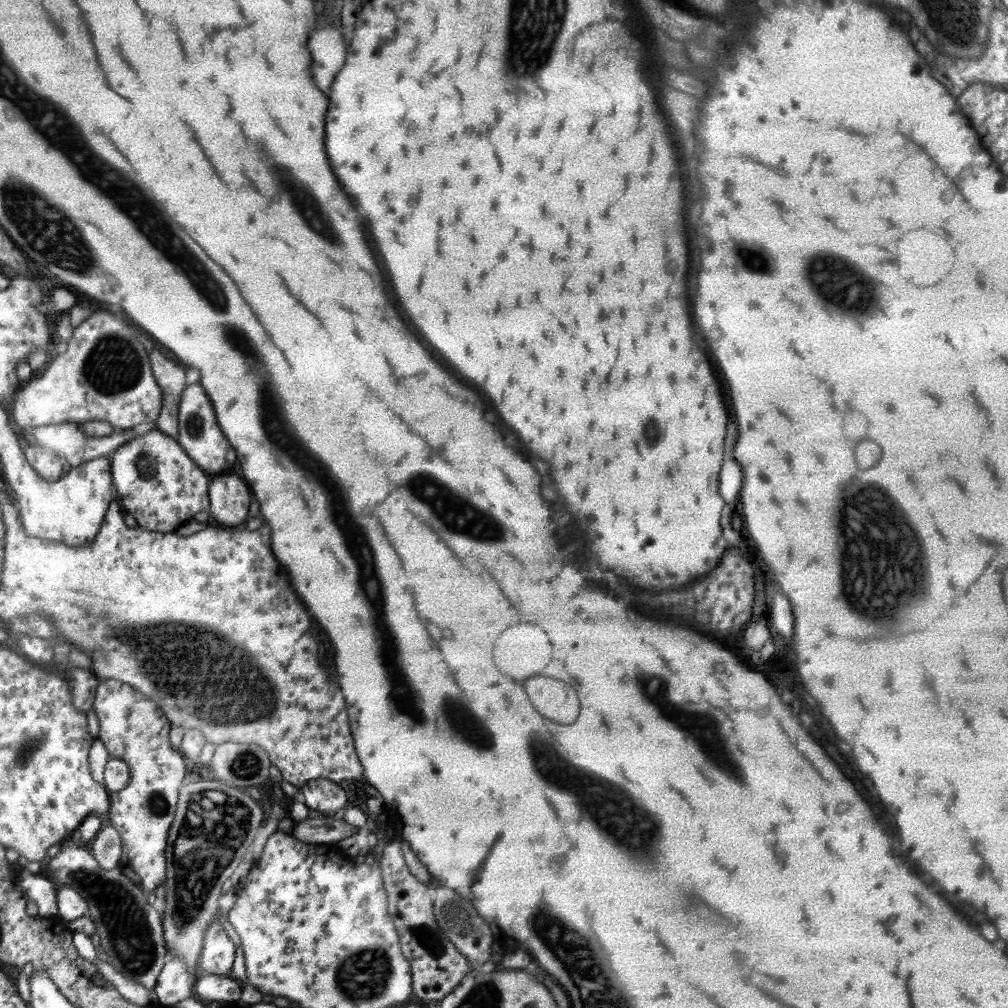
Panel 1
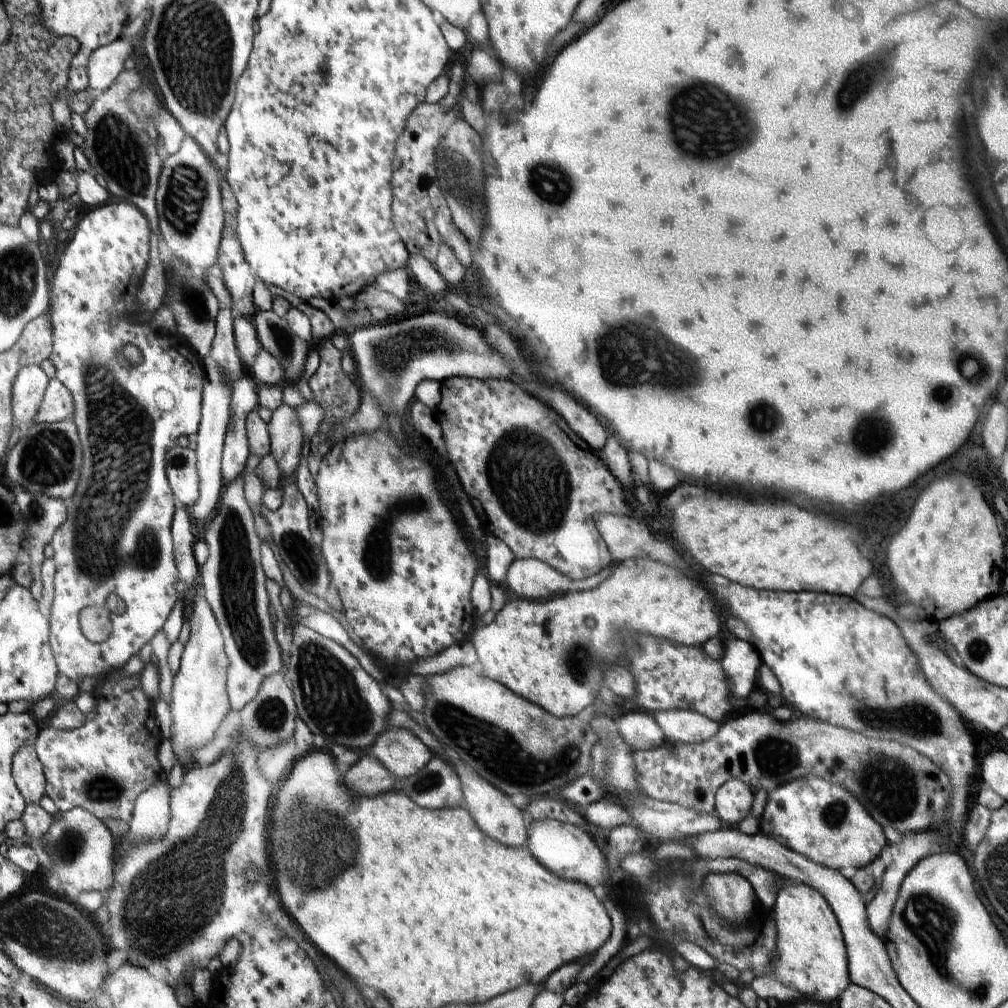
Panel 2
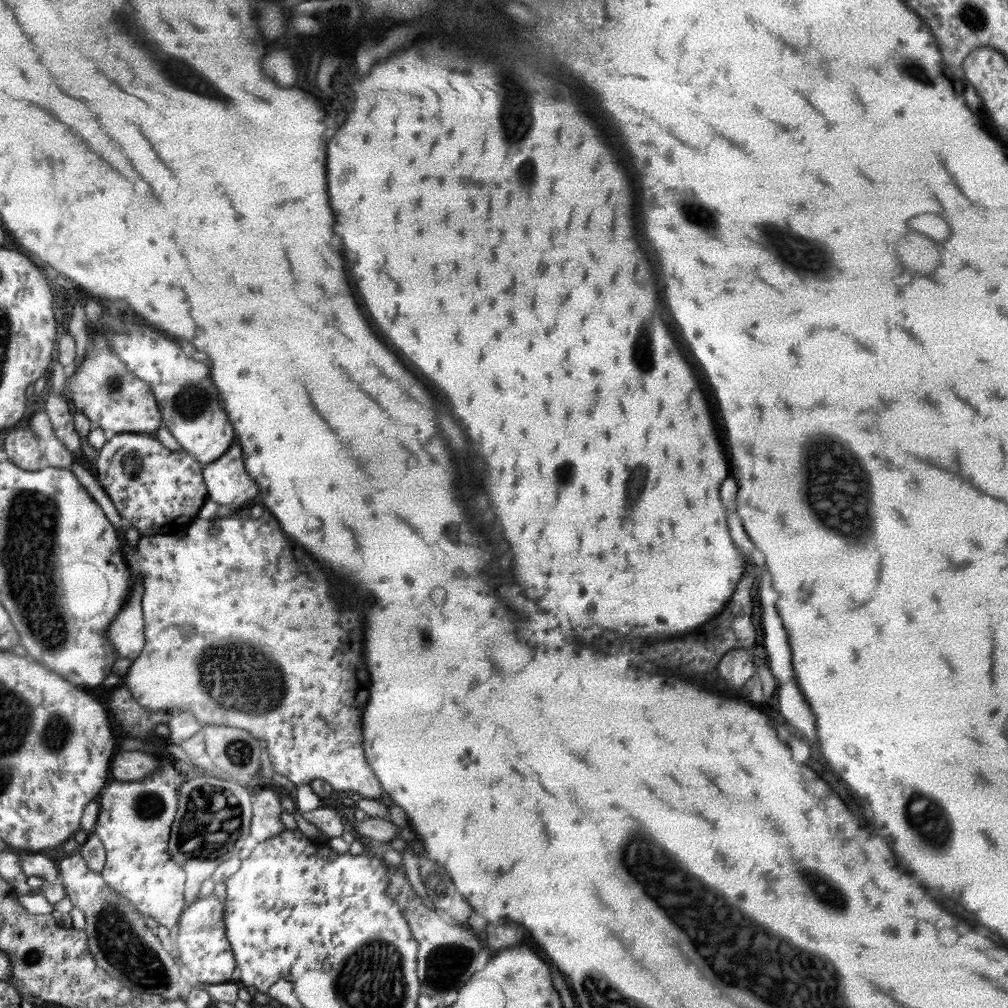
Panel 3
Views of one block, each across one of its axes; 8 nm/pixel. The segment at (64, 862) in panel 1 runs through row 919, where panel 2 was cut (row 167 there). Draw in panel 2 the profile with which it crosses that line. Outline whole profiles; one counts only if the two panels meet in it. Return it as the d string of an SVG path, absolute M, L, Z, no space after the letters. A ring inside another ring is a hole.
M124 70L107 90L94 92L93 104L83 115L88 127L83 152L93 173L106 179L106 189L136 206L148 220L149 228L160 233L154 192L162 172L161 160L154 141L148 137L145 122L136 117L127 102L128 96L142 87L141 78L134 70Z

